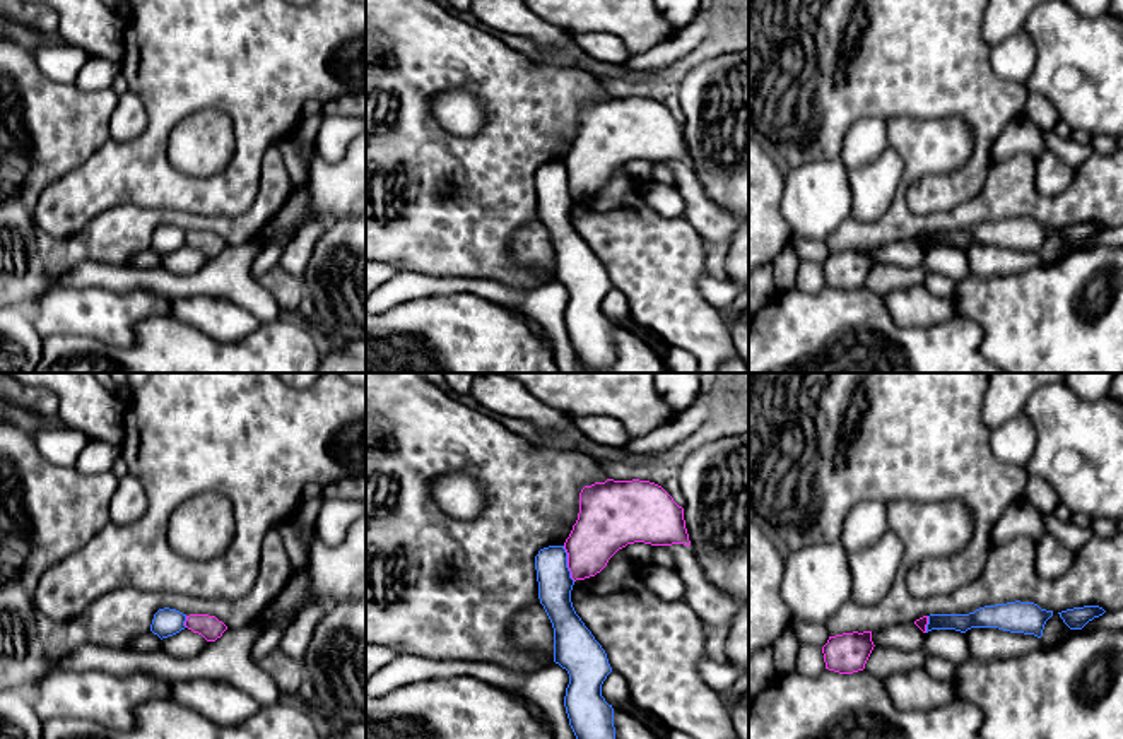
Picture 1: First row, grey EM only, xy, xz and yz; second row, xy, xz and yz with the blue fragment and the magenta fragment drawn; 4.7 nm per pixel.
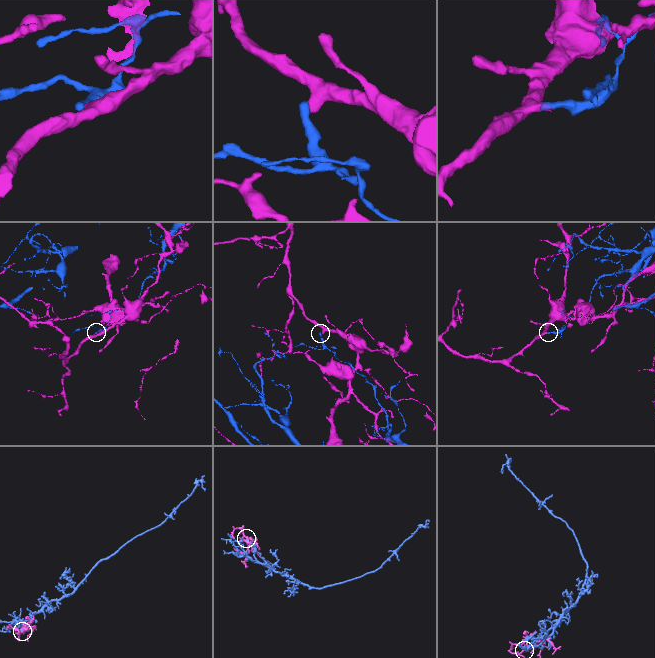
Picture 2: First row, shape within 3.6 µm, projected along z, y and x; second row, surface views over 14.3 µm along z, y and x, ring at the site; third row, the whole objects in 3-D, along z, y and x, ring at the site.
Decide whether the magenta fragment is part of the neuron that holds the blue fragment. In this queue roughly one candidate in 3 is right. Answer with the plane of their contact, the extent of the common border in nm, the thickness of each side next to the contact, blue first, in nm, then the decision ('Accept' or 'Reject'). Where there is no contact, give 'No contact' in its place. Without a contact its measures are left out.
Touches blue in xz. Shared border 180 nm. Thickness 160 nm (blue) against 260 nm. Reject

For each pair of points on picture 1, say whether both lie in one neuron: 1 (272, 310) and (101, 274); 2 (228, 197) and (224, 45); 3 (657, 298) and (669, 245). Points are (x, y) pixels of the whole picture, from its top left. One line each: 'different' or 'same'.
1: same
2: same
3: same

